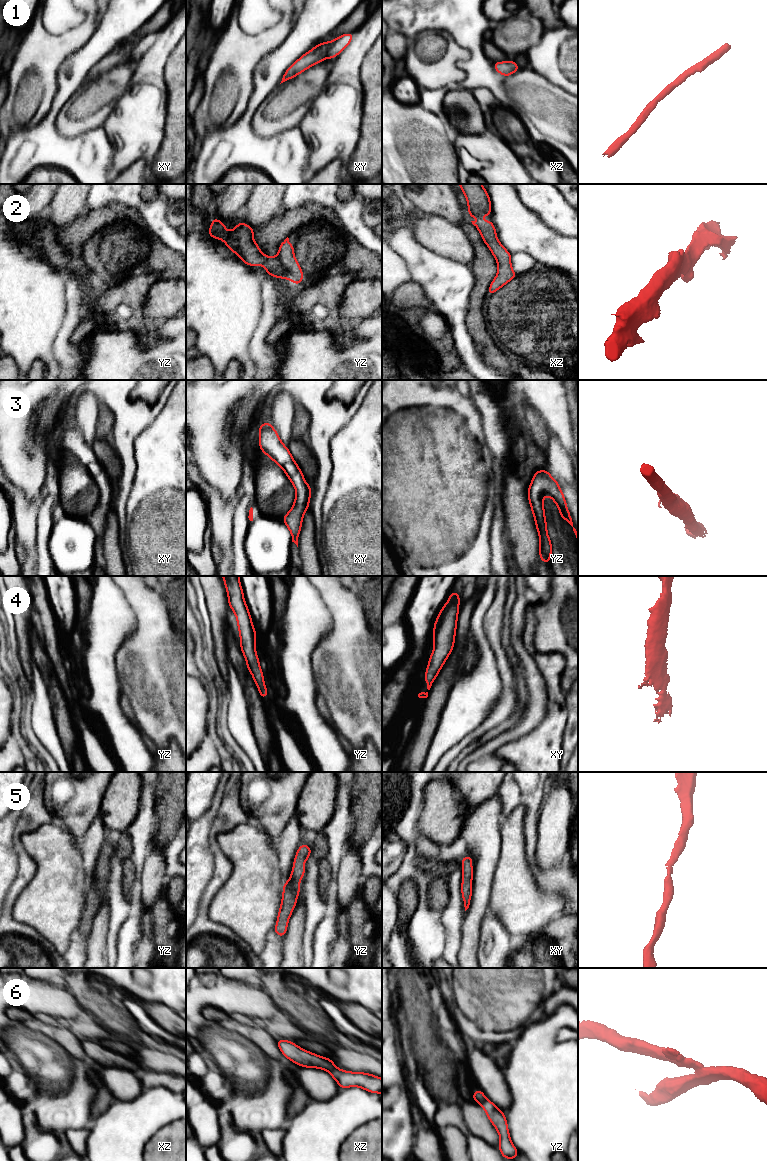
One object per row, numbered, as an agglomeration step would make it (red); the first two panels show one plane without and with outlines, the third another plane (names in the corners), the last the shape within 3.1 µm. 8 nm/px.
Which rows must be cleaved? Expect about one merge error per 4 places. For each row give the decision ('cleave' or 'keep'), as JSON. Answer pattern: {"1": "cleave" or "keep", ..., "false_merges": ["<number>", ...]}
{"1": "keep", "2": "keep", "3": "keep", "4": "keep", "5": "keep", "6": "cleave", "false_merges": ["6"]}

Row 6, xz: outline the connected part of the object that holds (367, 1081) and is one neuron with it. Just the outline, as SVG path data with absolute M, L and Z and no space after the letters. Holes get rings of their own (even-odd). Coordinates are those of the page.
M335 1068L329 1071L340 1089L347 1087L360 1087L371 1093L382 1094L382 1079L370 1073L349 1072Z

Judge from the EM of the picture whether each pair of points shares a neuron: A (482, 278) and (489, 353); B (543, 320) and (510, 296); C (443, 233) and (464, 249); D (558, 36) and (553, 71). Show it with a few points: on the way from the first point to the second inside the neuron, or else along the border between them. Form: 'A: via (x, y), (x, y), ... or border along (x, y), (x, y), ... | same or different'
A: via (478, 297), (477, 329), (480, 334) | same
B: via (535, 314), (527, 312), (518, 303) | same
C: via (448, 238), (459, 247) | same
D: via (553, 45), (553, 62) | same

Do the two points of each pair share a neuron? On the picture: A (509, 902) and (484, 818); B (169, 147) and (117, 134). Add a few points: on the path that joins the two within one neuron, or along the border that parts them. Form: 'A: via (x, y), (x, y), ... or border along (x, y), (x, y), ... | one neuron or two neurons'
A: border along (502, 841), (500, 856), (491, 886) | two neurons
B: via (156, 134), (130, 134) | one neuron

